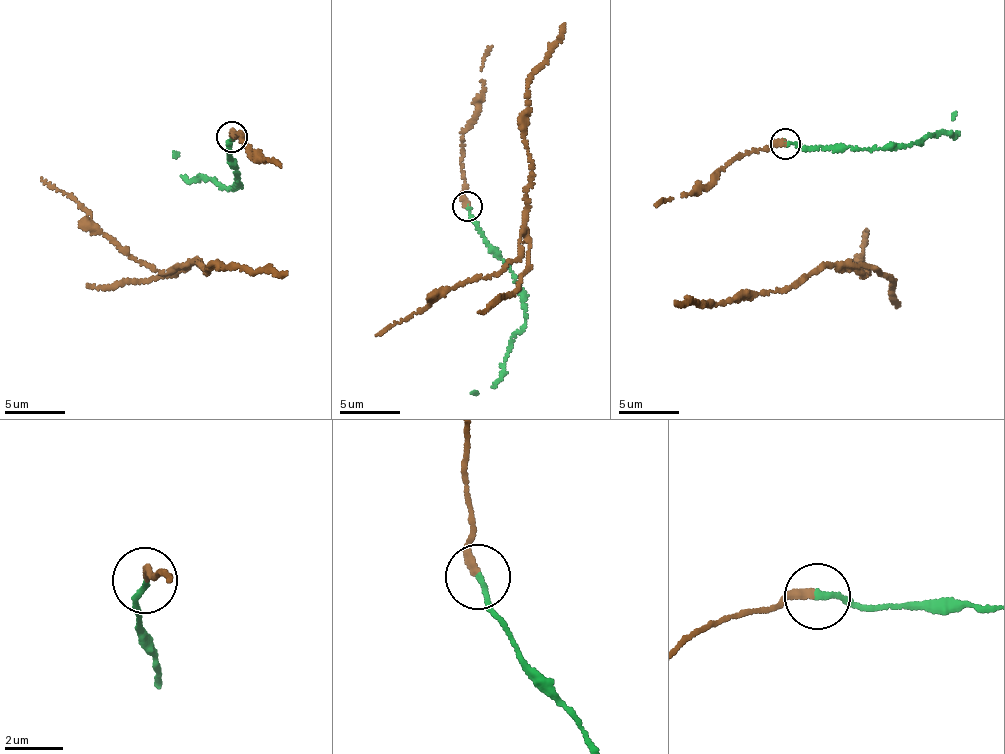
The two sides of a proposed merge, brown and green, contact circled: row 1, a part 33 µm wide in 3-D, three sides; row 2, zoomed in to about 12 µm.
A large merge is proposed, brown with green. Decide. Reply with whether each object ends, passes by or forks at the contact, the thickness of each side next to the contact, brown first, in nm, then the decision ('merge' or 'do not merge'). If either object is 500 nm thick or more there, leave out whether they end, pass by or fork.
brown ends; green ends; calibres 240 and 180 nm; merge

